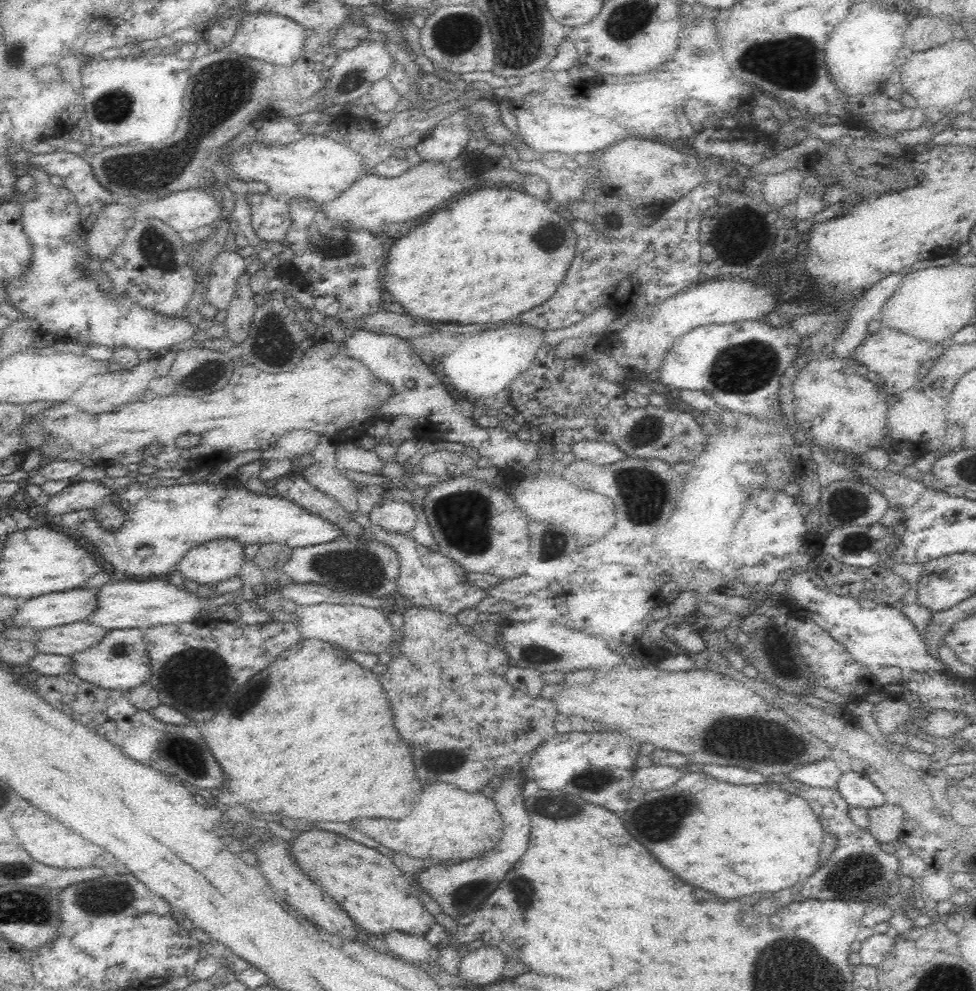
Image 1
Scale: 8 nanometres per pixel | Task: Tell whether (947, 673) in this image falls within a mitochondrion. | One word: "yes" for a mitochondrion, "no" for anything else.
no

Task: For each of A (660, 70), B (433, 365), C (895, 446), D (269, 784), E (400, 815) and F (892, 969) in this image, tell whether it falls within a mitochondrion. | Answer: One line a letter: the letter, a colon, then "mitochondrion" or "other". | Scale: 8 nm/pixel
A: other
B: other
C: other
D: other
E: other
F: other

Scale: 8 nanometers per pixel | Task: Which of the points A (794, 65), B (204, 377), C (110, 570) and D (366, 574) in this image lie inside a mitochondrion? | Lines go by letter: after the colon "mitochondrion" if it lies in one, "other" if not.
A: mitochondrion
B: mitochondrion
C: other
D: mitochondrion

